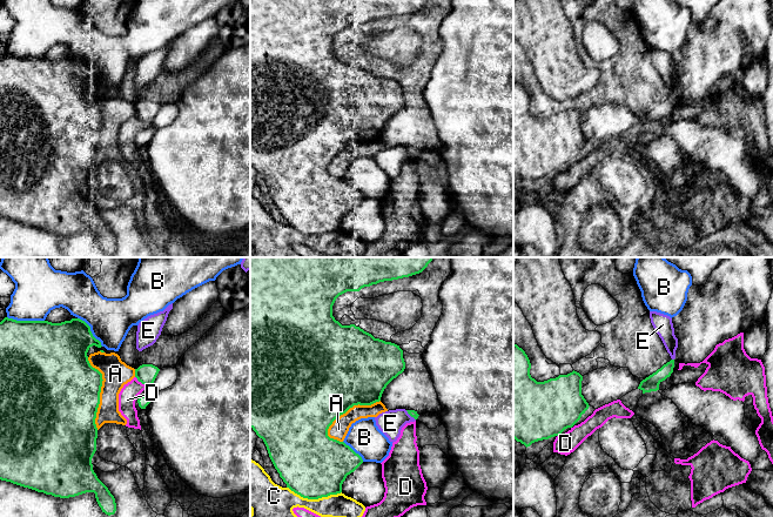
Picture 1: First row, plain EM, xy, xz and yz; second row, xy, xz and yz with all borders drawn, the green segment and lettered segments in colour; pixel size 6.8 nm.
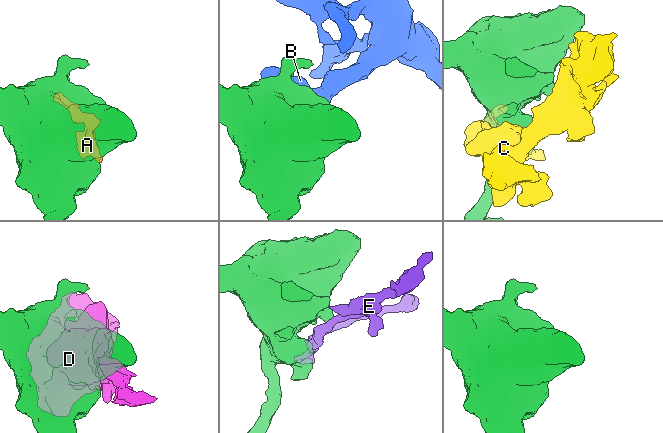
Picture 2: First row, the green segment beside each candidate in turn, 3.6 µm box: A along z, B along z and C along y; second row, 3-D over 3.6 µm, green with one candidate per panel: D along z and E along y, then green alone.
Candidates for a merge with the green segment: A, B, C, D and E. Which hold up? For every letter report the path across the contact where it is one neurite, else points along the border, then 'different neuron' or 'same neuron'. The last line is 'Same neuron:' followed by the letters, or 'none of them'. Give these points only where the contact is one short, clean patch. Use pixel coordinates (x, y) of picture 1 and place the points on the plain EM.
A: different neuron
B: different neuron
C: different neuron
D: different neuron
E: border xz (405, 147), (415, 156); different neuron
Same neuron: none of them

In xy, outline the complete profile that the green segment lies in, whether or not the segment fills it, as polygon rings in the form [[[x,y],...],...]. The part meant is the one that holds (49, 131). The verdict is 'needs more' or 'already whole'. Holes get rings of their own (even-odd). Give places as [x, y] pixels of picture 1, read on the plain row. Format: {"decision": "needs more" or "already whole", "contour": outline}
{"decision": "already whole", "contour": [[[5,54],[0,59],[0,216],[60,235],[94,229],[102,249],[110,253],[116,248],[115,235],[108,224],[98,215],[92,201],[92,195],[96,188],[98,175],[95,155],[103,118],[102,110],[93,105],[88,98],[87,89],[93,82],[98,85],[102,83],[101,79],[93,73],[90,63],[80,55],[52,60],[48,58],[16,58]]]}

